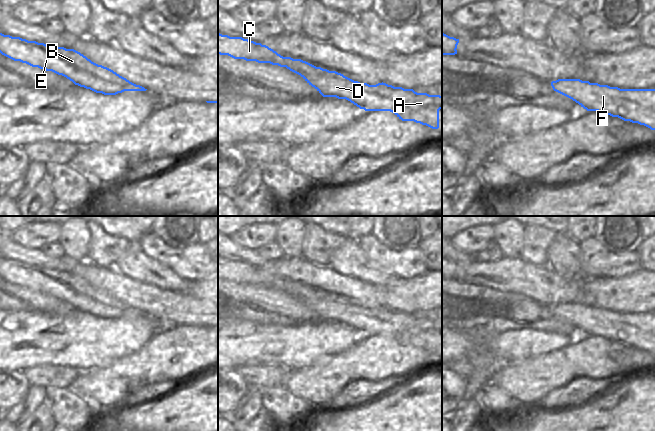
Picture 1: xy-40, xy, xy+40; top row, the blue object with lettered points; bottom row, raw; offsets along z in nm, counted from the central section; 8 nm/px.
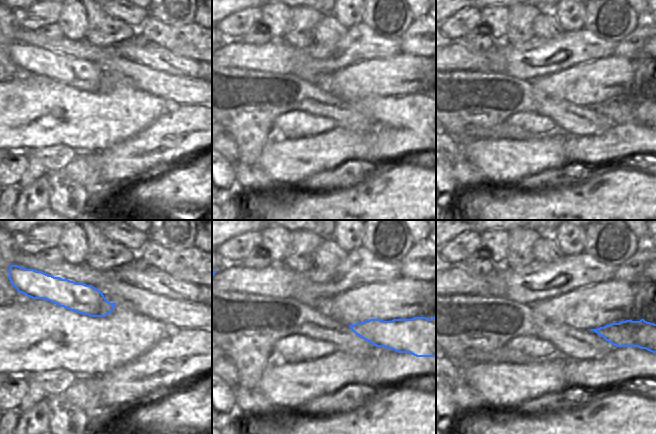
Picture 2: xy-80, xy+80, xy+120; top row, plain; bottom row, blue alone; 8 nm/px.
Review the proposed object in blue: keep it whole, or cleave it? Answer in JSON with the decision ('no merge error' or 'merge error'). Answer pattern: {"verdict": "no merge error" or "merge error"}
{"verdict": "no merge error"}

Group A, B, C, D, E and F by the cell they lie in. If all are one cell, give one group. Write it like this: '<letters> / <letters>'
A B C D E F

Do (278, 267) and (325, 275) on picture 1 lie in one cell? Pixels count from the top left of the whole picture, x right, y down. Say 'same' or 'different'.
same

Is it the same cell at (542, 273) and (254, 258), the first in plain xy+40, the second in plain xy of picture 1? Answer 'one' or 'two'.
two

